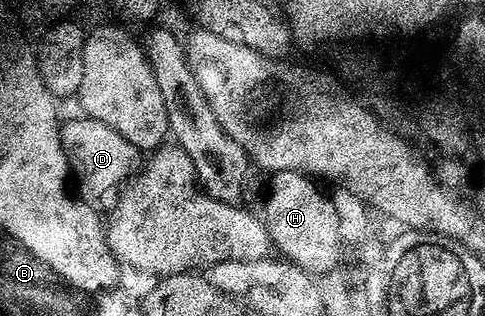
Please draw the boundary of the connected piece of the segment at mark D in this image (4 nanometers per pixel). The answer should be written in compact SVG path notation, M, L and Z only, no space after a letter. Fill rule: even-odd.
M79 116L60 126L61 142L77 192L86 205L108 212L118 200L122 185L132 176L140 162L140 152L116 130L87 116Z

